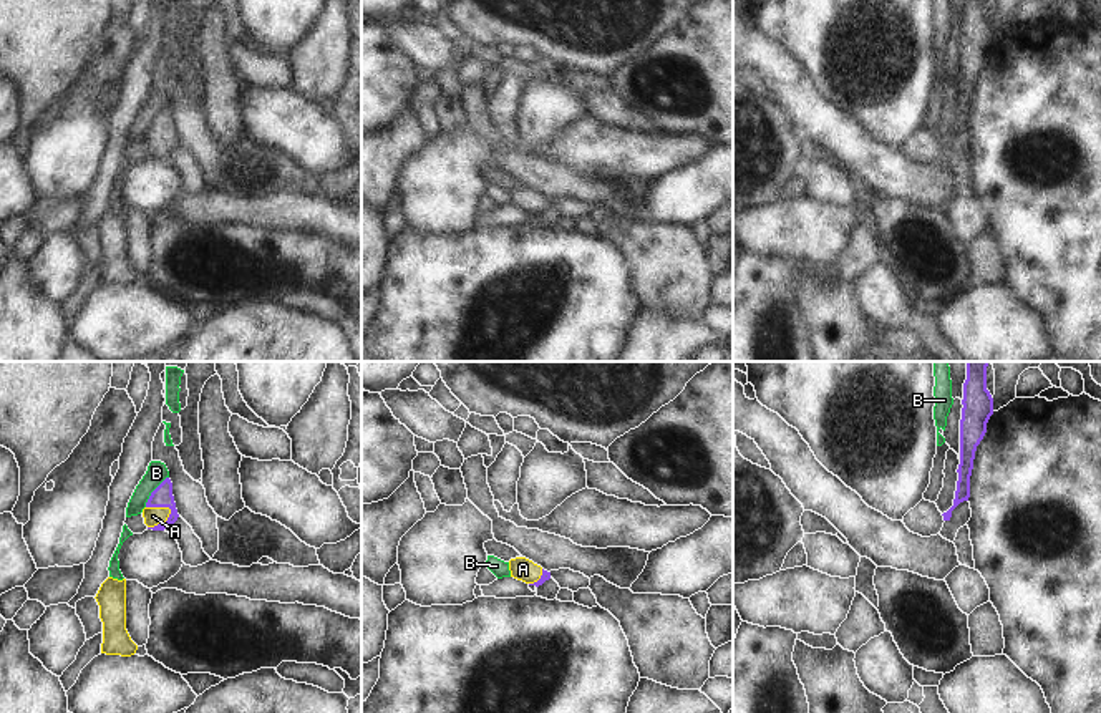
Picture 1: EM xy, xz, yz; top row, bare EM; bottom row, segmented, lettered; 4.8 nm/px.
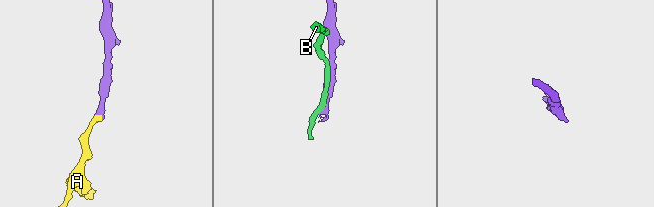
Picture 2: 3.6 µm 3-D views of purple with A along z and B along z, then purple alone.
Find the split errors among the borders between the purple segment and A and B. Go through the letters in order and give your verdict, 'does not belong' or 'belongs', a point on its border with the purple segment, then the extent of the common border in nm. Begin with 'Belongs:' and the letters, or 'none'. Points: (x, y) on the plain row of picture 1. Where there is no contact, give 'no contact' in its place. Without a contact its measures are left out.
Belongs: A
A: belongs | xy (163, 151) | 150 nm
B: does not belong | xy (153, 120) | 190 nm

